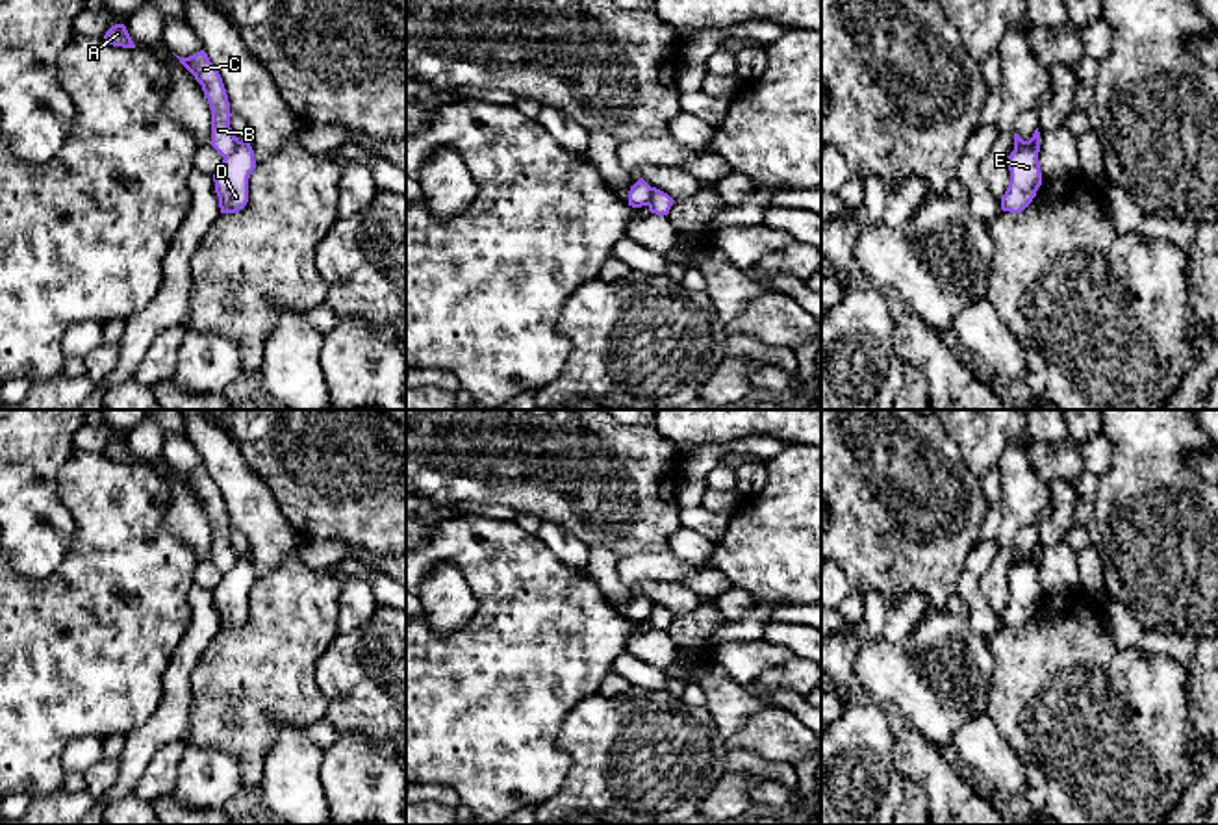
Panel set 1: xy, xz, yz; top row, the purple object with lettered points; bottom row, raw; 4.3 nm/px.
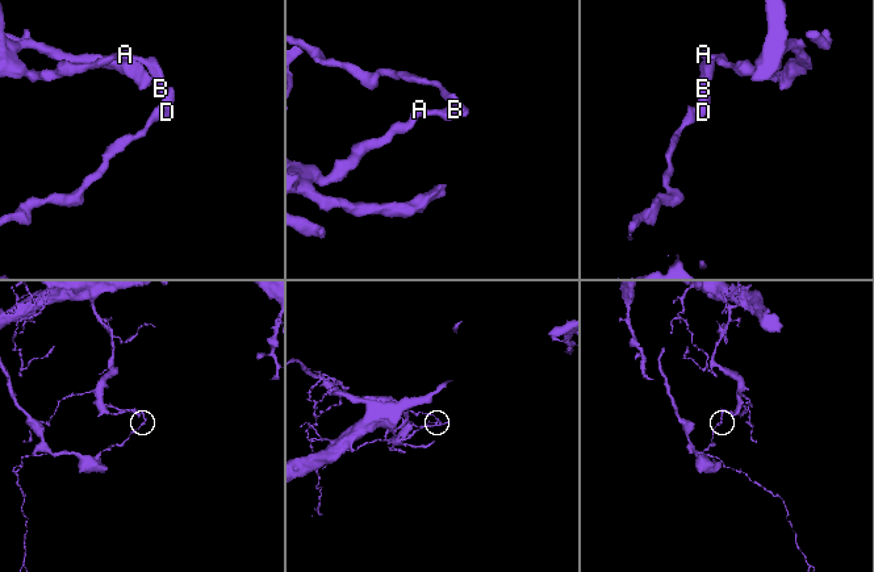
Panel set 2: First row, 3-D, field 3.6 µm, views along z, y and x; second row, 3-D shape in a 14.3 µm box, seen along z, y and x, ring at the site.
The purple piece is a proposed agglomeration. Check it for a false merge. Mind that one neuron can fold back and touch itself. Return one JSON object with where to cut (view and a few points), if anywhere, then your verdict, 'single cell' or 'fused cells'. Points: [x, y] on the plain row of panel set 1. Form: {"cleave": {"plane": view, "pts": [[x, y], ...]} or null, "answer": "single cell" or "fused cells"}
{"cleave": {"plane": "xy", "pts": [[240, 557], [225, 573]]}, "answer": "fused cells"}

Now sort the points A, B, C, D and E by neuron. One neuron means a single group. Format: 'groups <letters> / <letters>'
groups A B C / D E

